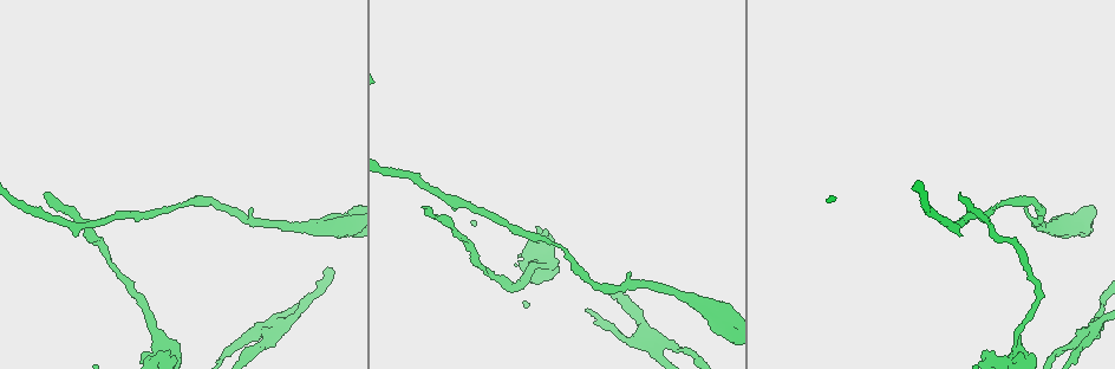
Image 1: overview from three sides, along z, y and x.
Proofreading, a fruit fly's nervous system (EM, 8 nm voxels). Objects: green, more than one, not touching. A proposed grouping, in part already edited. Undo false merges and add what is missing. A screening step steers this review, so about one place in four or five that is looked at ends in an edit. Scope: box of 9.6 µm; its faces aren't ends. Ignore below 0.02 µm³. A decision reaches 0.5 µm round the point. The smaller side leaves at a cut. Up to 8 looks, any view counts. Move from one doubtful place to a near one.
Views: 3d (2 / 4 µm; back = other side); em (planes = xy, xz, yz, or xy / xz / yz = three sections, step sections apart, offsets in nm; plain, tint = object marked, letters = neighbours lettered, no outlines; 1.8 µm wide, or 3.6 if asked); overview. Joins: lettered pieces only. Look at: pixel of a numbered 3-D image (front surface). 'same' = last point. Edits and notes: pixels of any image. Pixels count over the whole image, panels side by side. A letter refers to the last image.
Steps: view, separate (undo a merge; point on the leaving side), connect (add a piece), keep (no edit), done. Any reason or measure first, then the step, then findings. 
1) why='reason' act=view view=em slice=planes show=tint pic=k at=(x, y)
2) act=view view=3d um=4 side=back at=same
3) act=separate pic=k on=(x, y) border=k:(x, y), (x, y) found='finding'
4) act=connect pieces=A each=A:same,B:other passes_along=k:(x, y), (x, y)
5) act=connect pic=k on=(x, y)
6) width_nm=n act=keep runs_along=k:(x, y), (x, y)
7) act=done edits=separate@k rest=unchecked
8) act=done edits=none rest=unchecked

why='calibre changes' act=view view=em um=3.6 slice=planes show=tint pic=1 at=(167, 349)

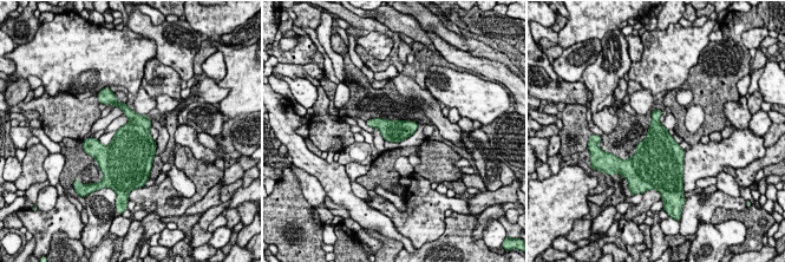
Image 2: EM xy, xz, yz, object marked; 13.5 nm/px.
why='what lies round it' act=view view=em um=3.6 slice=planes show=letters at=same

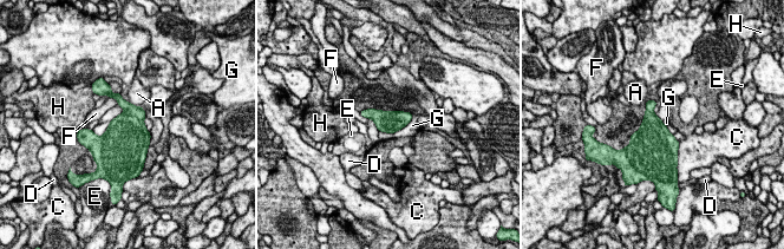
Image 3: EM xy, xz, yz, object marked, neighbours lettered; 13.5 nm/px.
act=keep each=A:other,C:other,D:other,E:other,F:other,G:other,H:other border=3:(412, 116), (393, 132), (379, 131) found='all the same neuron'

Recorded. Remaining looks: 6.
why='sudden change in width' act=view view=3d um=2 pic=1 at=(1000, 202)

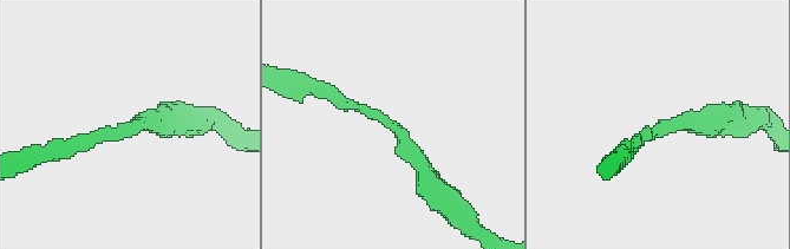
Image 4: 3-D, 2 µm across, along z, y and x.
arm_widths_nm=190,200 act=view view=em slice=xz step=8 show=tint pic=4 at=(369, 115)

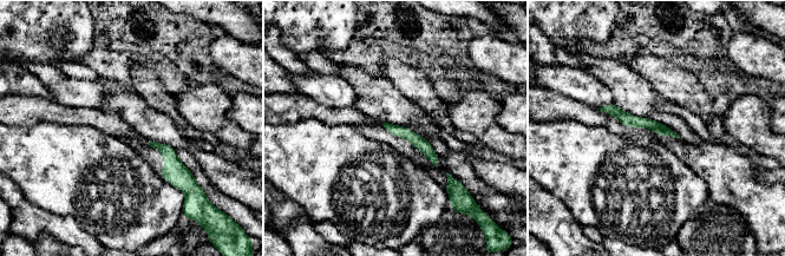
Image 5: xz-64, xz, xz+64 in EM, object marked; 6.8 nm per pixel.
why='cut it another way' act=view view=em slice=planes show=letters at=same

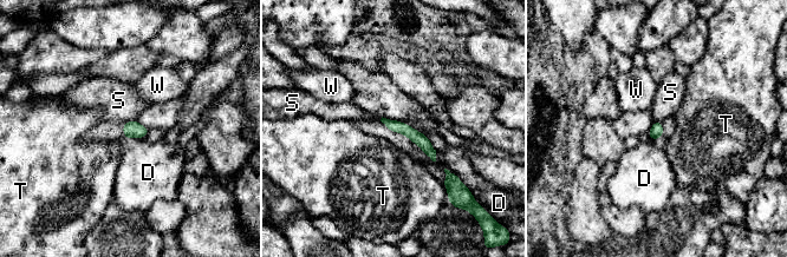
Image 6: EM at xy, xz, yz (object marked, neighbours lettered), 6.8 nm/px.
act=keep each=D:other,S:other,T:other,W:other runs_along=6:(387, 122), (405, 129), (433, 156) found='one neuron here'

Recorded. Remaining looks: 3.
why='free end' act=view view=em slice=yz step=4 show=letters pic=1 at=(631, 275)

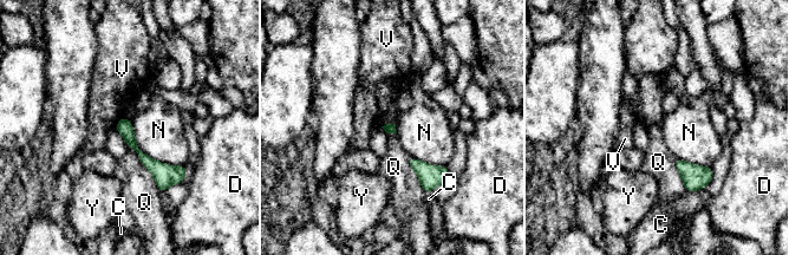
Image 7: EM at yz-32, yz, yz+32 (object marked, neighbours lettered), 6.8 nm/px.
act=keep each=C:other,D:other,N:other,Q:other,V:other,Y:other border=7:(128, 145), (150, 172), (160, 193) found='none of them fits'

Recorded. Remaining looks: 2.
act=done edits=none rest=unchecked

